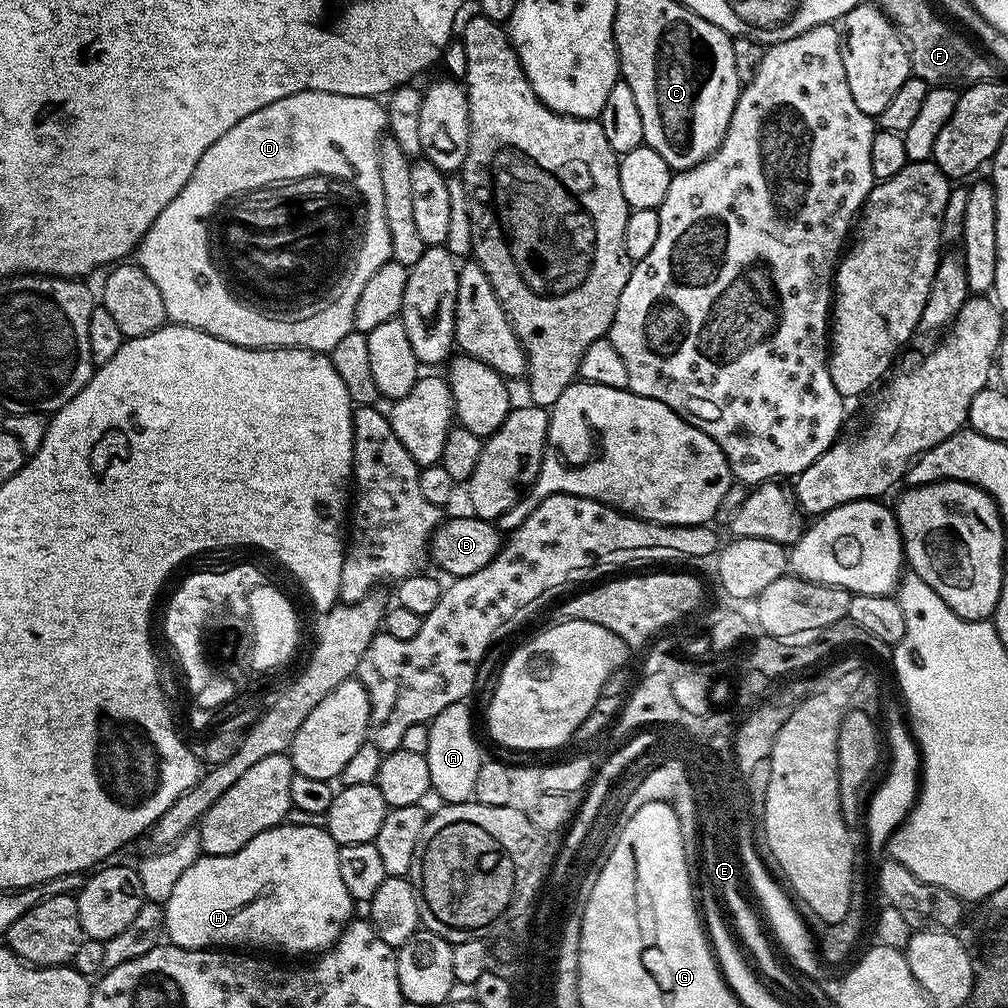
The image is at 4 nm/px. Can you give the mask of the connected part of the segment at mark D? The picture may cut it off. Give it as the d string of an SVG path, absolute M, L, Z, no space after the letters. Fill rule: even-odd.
M299 92L286 98L278 98L278 102L270 102L270 106L262 106L262 110L254 110L250 118L242 118L234 130L226 130L210 150L202 154L198 166L194 166L194 174L190 174L190 182L178 190L178 198L154 218L150 230L140 239L134 253L135 263L141 270L150 274L150 282L158 286L158 294L162 294L162 302L166 306L168 320L174 324L185 324L191 328L202 330L214 338L222 338L234 346L243 348L301 348L315 352L332 353L341 338L346 338L354 330L354 306L358 302L358 294L366 286L366 281L386 261L392 259L390 250L390 230L386 230L386 214L382 206L382 177L378 175L378 150L380 141L388 127L385 105L371 96L343 96L329 92ZM324 175L329 178L337 176L348 184L353 184L360 191L364 204L368 207L368 220L363 221L364 237L360 239L360 249L348 276L343 290L335 300L322 310L301 315L301 320L283 320L280 316L267 316L248 304L243 304L238 297L232 296L230 289L224 285L218 269L212 265L210 248L210 224L204 219L215 217L223 200L231 198L235 192L252 192L262 190L266 182L276 182L277 176Z

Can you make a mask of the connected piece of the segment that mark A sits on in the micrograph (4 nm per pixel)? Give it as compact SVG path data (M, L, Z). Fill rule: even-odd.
M467 703L446 706L428 724L430 746L426 753L430 766L431 791L441 796L444 804L462 804L474 797L474 781L478 779L478 766L482 759L476 732L472 729L472 712Z

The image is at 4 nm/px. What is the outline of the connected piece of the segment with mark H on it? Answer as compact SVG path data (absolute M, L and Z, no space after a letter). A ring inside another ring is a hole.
M285 822L258 834L258 838L250 838L250 842L234 854L201 855L178 879L169 900L162 905L167 939L179 948L232 950L244 946L240 944L249 944L252 950L269 948L288 956L326 952L354 916L352 895L342 883L342 874L338 870L339 853L340 845L334 842L327 827Z

